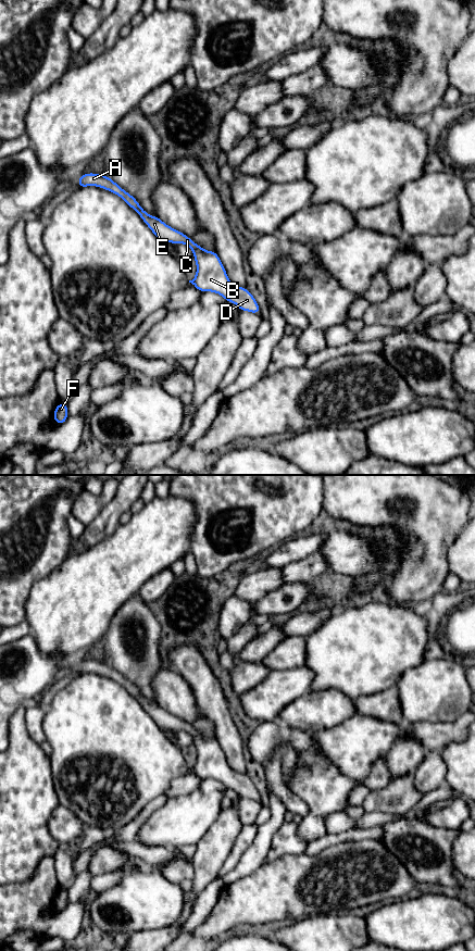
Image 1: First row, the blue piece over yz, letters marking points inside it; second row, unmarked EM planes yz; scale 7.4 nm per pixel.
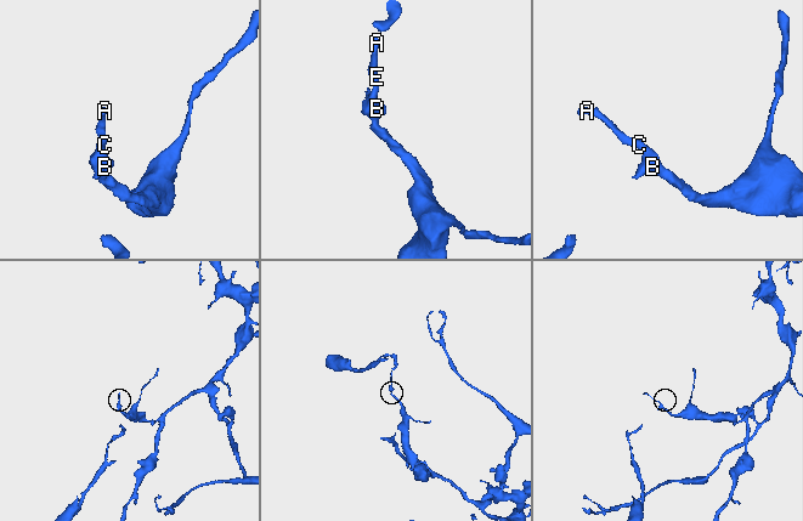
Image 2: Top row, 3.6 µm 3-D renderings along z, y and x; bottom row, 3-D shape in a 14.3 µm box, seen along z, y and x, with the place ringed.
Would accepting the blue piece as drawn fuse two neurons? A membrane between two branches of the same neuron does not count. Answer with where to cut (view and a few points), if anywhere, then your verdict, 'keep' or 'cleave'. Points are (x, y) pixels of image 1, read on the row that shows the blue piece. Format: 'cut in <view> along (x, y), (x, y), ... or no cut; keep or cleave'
no cut; keep

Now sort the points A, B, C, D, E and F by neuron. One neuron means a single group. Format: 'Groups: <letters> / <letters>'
Groups: A B C D E F

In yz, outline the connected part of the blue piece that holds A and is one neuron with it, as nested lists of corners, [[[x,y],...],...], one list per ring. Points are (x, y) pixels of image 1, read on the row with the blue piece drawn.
[[[83,174],[77,182],[79,188],[97,186],[121,197],[134,211],[136,211],[147,226],[152,230],[160,241],[171,243],[184,243],[191,248],[197,264],[196,277],[189,280],[200,292],[212,291],[221,295],[226,301],[235,303],[240,311],[248,311],[260,315],[260,306],[245,287],[234,285],[226,275],[215,251],[207,251],[193,242],[191,238],[167,226],[157,216],[148,214],[139,202],[127,191],[121,188],[115,182],[103,174]]]

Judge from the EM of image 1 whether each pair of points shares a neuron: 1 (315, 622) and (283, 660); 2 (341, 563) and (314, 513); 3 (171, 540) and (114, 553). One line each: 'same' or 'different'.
1: same
2: different
3: same

